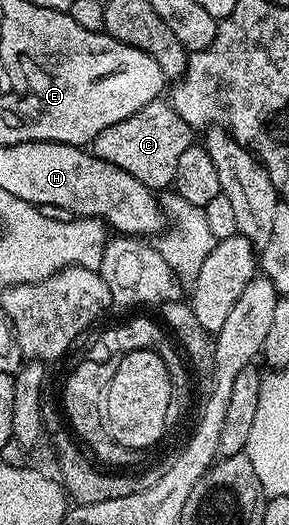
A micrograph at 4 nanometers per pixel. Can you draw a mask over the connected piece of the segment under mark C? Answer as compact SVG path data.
M159 98L136 110L136 114L124 118L124 122L116 122L116 126L108 126L108 130L100 130L92 142L92 152L104 162L132 174L133 178L138 178L150 189L169 189L174 183L180 154L184 154L184 150L188 150L195 140L195 133L188 122L176 114L169 102Z

